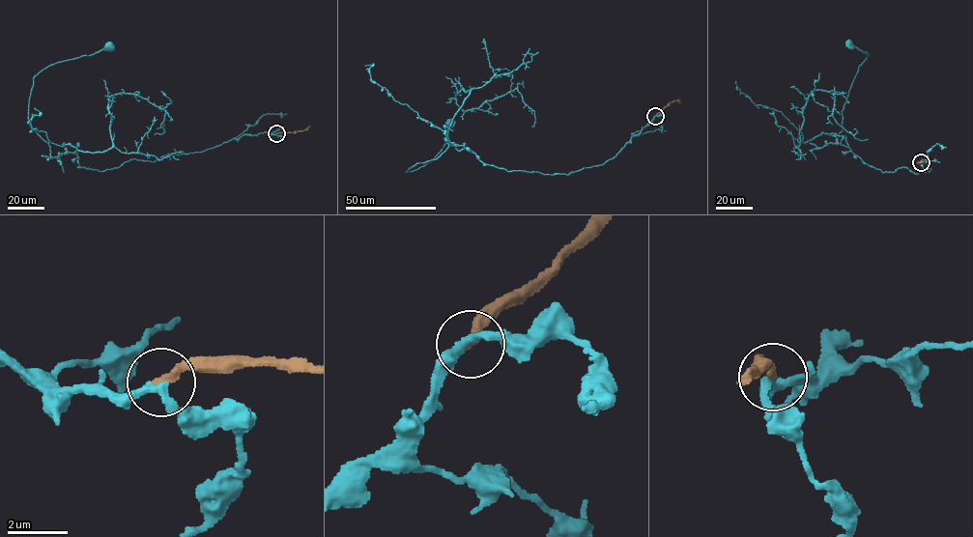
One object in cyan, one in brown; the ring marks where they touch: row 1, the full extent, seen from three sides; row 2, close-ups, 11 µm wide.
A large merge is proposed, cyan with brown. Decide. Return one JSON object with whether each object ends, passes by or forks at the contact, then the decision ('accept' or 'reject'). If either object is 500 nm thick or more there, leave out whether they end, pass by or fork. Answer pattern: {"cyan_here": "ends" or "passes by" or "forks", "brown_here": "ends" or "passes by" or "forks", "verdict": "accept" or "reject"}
{"cyan_here": "passes by", "brown_here": "ends", "verdict": "accept"}

